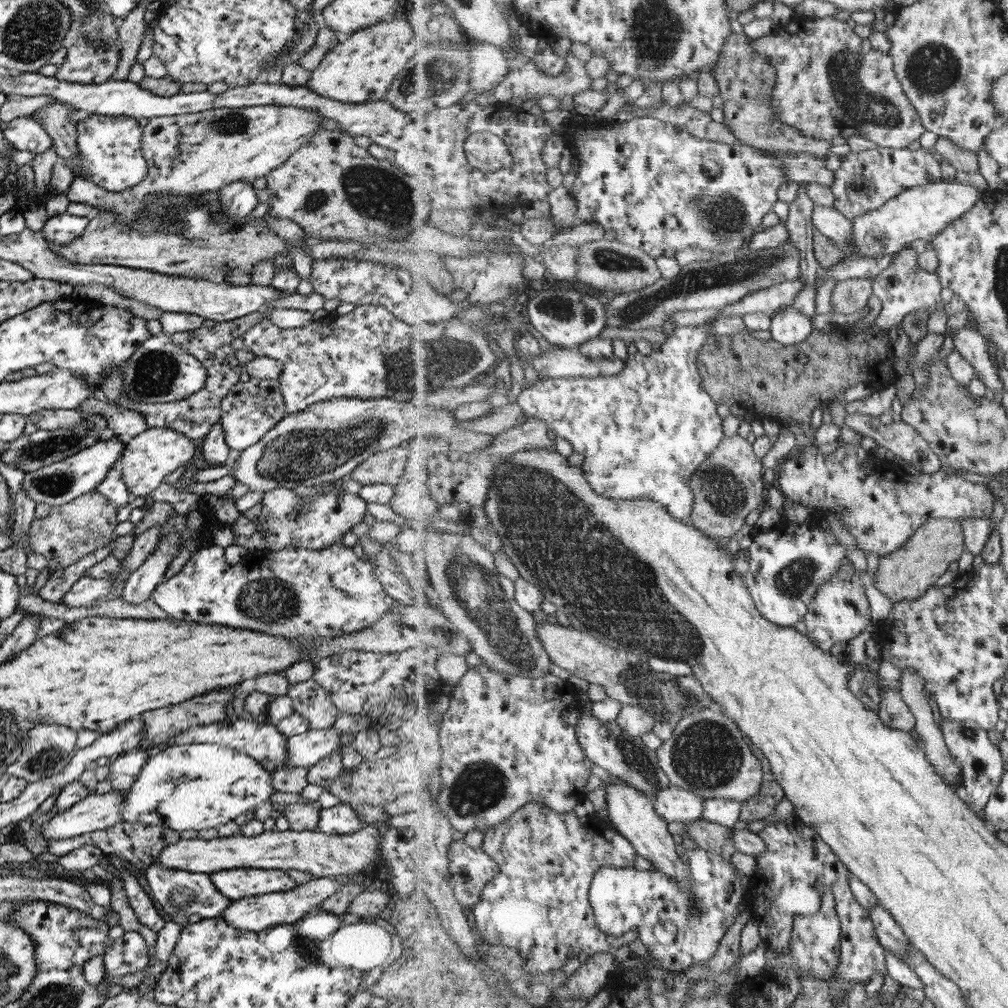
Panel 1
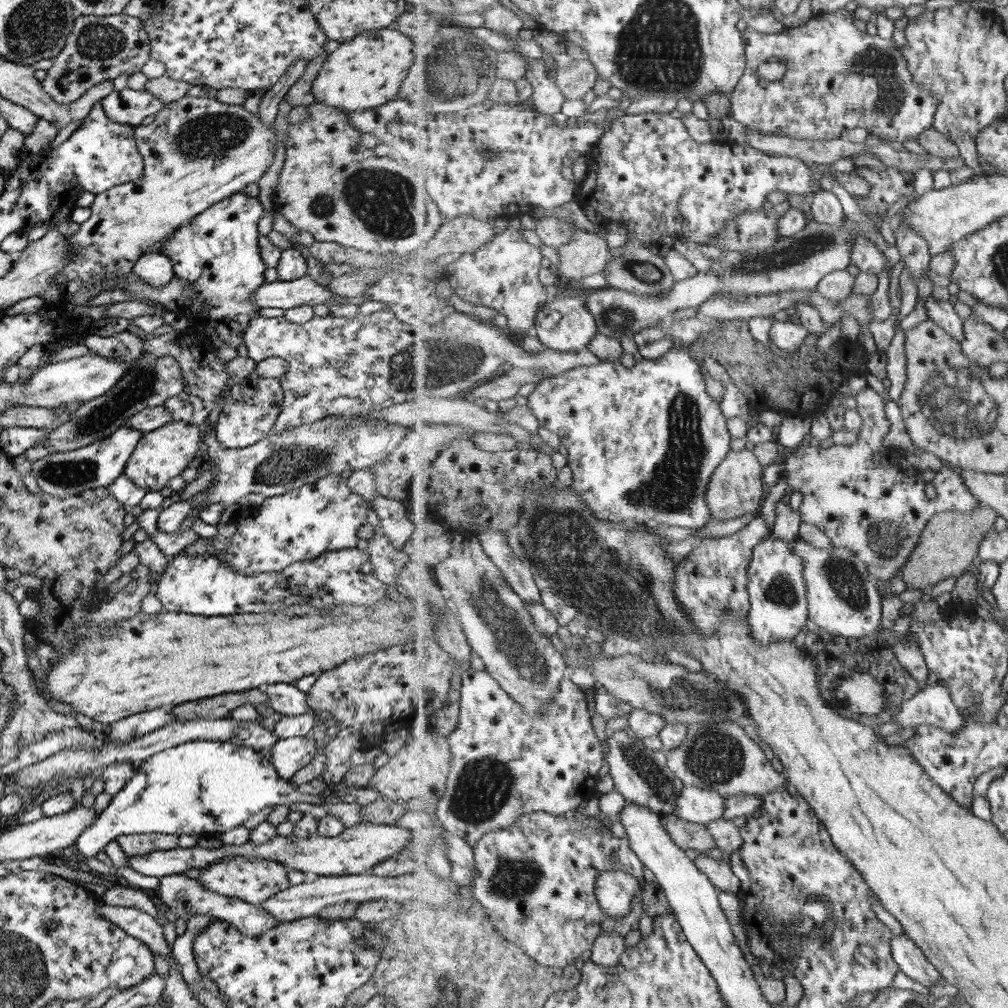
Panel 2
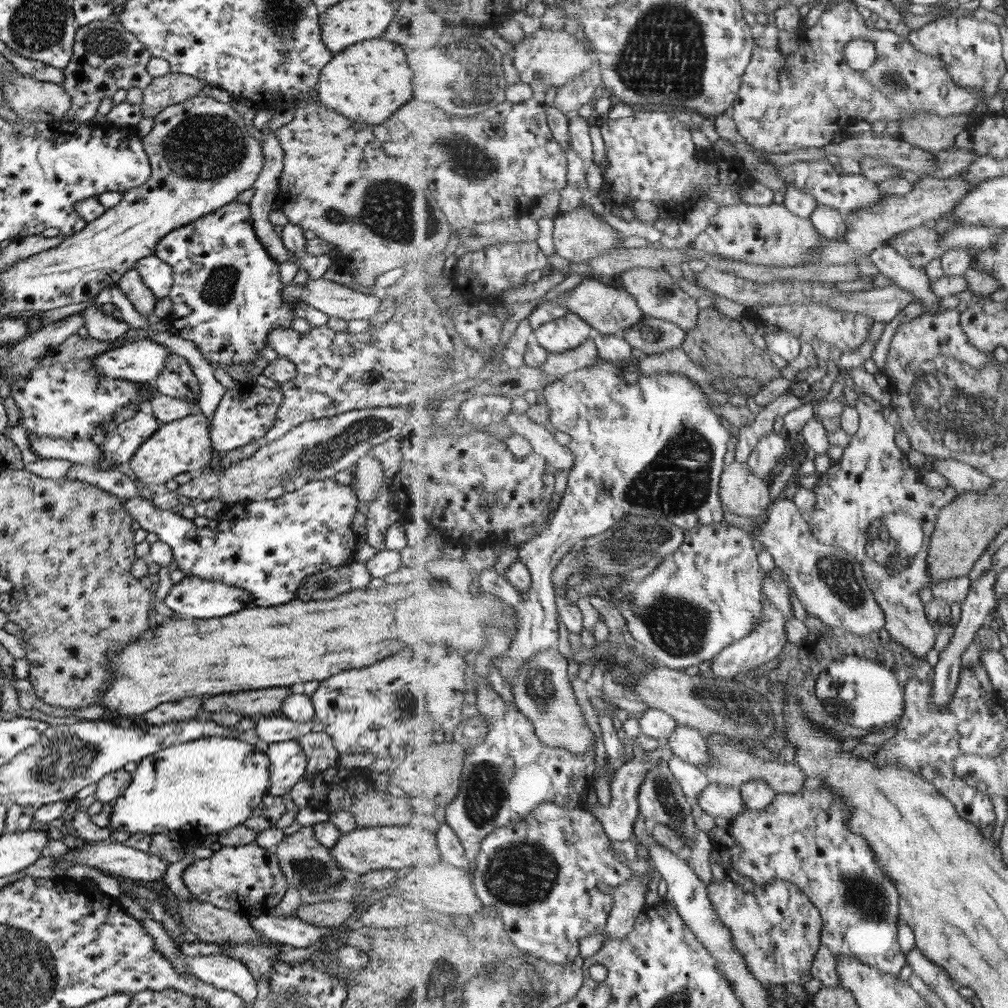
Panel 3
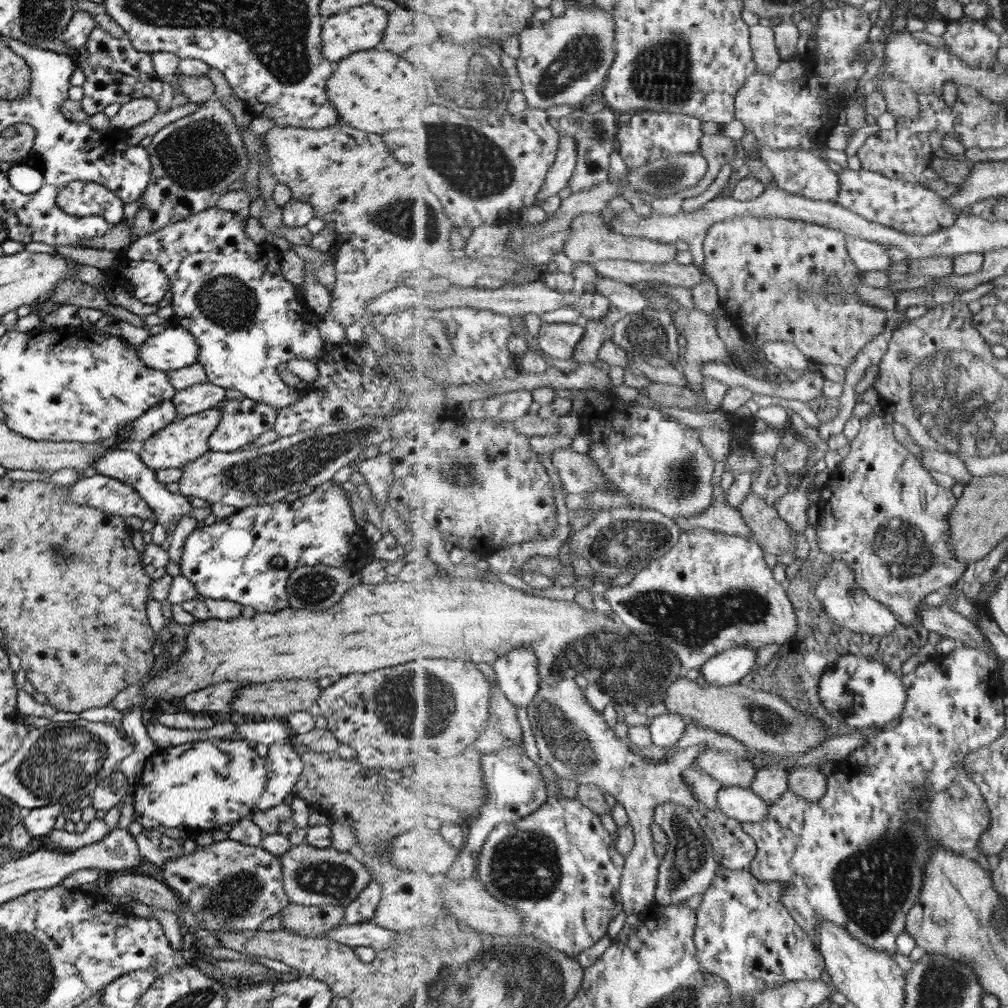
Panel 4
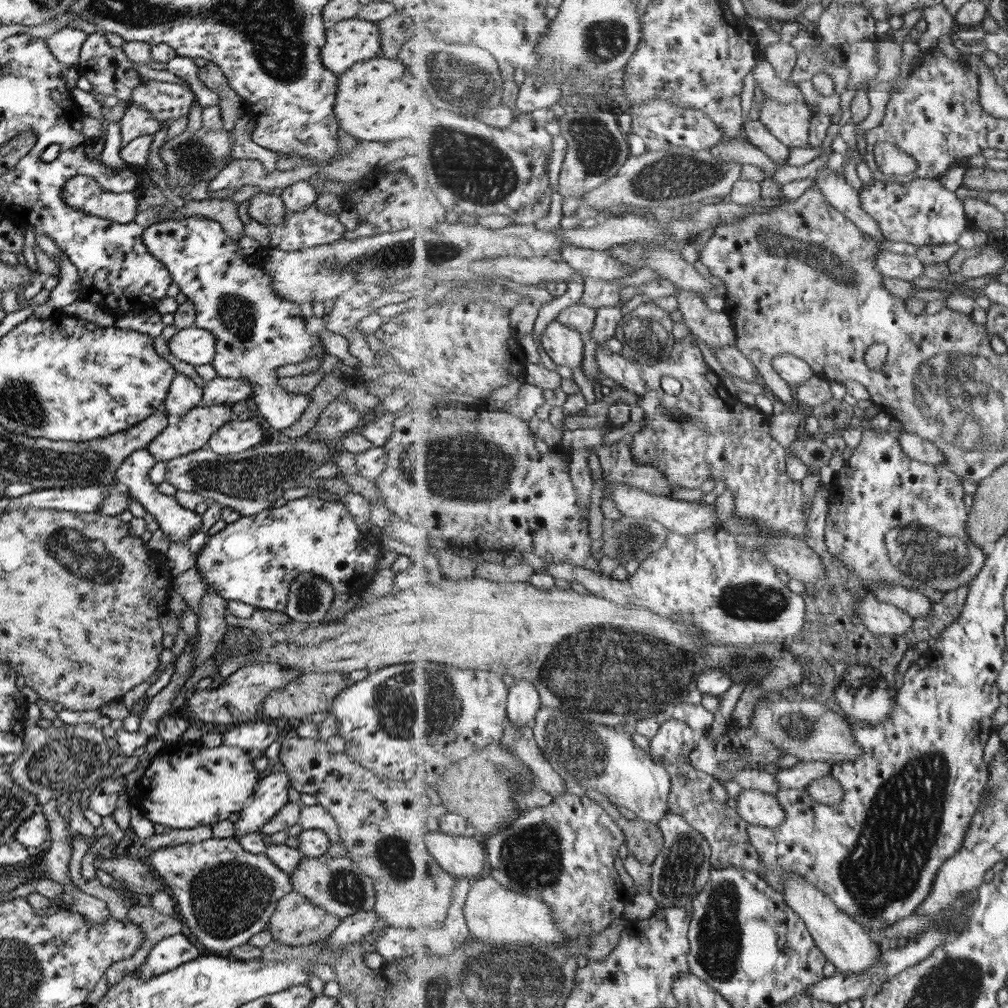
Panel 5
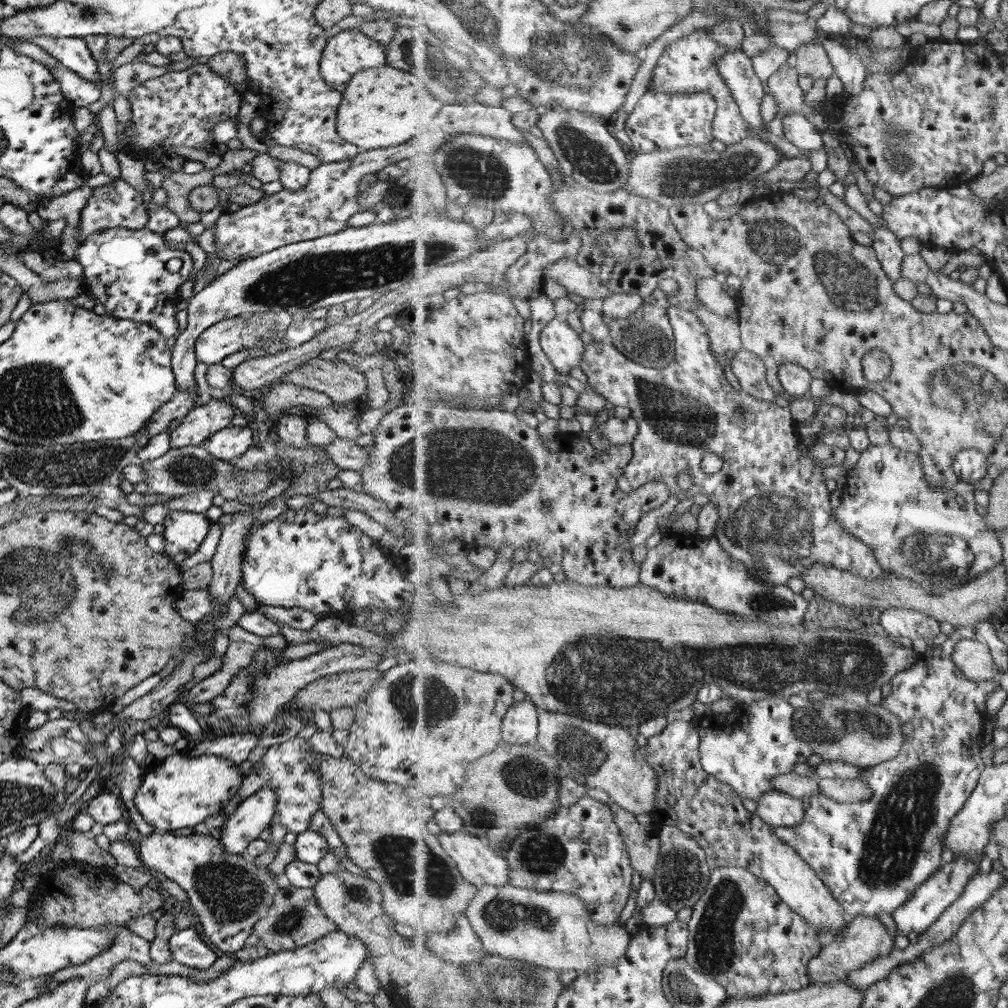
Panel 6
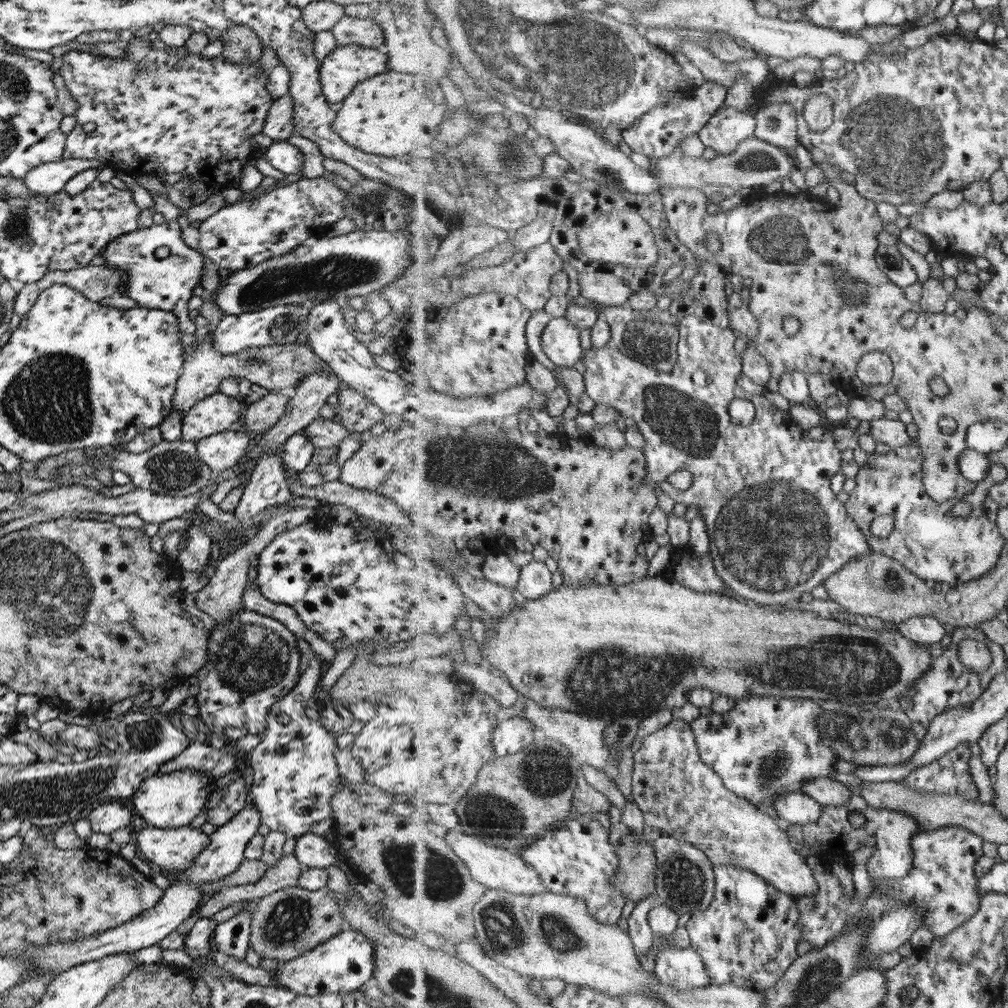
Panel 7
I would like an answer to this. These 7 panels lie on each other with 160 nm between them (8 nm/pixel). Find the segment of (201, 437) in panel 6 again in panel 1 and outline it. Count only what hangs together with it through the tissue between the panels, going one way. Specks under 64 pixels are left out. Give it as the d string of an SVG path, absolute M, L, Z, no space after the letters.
M146 428L141 434L126 441L119 456L120 474L131 497L150 496L165 476L180 466L183 467L193 456L195 448L191 439L172 429Z

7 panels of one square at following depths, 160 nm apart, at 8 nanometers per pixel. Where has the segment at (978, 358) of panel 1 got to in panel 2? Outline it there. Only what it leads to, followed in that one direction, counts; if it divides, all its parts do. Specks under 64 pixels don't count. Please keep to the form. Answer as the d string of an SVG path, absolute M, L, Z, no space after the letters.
M930 295L926 299L924 307L927 310L927 316L942 326L951 336L954 336L961 343L966 339L964 322L955 312L951 302L945 299L935 299Z

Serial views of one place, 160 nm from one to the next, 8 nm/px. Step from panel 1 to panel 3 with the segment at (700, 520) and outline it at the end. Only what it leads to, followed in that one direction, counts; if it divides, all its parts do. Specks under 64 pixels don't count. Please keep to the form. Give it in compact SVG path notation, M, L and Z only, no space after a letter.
M733 462L724 468L720 482L720 494L724 508L748 516L752 520L775 506L771 503L767 481L751 472L749 464Z

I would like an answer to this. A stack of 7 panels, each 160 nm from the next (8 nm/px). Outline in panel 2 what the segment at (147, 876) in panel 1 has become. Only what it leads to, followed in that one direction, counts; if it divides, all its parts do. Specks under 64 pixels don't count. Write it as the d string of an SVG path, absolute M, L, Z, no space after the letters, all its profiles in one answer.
M182 874L159 877L158 879L156 892L158 892L161 902L167 907L167 913L171 918L178 918L181 911L185 911L185 907L189 907L197 915L209 914L216 920L229 922L237 929L237 932L241 932L245 936L259 936L263 932L279 926L279 921L275 921L273 917L259 909L259 906L237 900L237 898L219 896L216 892L203 888L198 879L189 878Z

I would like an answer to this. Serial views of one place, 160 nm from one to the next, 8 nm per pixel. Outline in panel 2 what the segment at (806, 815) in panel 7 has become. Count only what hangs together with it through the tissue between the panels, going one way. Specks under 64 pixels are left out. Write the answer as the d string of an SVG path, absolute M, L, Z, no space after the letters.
M685 786L676 800L674 816L697 824L709 824L723 818L727 796L718 792Z

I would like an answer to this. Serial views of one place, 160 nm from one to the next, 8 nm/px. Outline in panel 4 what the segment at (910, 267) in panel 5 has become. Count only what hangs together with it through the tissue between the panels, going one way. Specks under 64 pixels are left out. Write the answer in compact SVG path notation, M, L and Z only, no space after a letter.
M847 235L847 250L861 271L885 271L894 261L887 247L852 235Z

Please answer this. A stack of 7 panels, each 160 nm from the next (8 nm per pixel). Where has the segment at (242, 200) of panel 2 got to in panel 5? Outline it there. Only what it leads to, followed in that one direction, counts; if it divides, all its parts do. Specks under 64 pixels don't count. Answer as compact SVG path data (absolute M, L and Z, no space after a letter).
M191 216L166 220L159 222L159 224L151 224L151 226L143 230L141 236L141 242L146 248L146 251L151 256L154 256L157 260L159 260L159 262L163 263L163 266L169 271L171 282L173 282L173 284L177 284L179 292L185 296L186 300L190 300L191 304L193 304L195 311L195 316L193 316L193 326L202 328L203 330L208 330L213 335L215 354L211 359L210 365L212 366L214 372L216 372L216 376L221 378L232 378L233 380L244 380L244 382L248 382L248 384L250 384L250 390L252 390L252 398L254 399L257 413L259 414L260 419L265 422L266 427L268 427L271 431L279 432L282 429L294 424L294 422L300 418L303 410L307 408L310 392L305 393L304 395L287 392L284 388L281 388L278 385L278 382L276 381L277 377L275 376L275 369L283 364L297 364L297 362L303 362L303 360L307 360L307 358L311 358L312 356L322 358L326 353L325 349L323 349L323 345L318 341L318 335L312 335L306 331L304 323L305 320L301 314L299 305L296 302L282 299L272 289L272 286L270 285L270 282L272 281L271 277L267 273L264 273L260 267L262 266L262 258L260 257L261 252L258 251L252 255L241 258L240 252L238 251L237 242L232 241L225 233L223 233L221 226L217 222L213 222L213 220L209 220L205 217L196 218Z

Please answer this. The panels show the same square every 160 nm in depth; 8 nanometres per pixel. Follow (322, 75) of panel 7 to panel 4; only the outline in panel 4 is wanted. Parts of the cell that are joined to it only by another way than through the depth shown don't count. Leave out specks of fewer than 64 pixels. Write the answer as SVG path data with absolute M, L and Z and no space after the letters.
M369 3L355 8L347 8L347 10L329 16L325 22L322 22L320 30L320 39L322 40L320 51L323 58L334 64L352 52L376 48L379 46L386 23L387 13Z

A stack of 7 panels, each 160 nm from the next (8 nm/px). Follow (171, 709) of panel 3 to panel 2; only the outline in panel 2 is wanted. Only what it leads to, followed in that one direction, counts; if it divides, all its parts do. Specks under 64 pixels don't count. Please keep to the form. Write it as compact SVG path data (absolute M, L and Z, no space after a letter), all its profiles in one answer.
M155 708L146 712L139 712L110 723L110 730L106 738L122 744L134 738L134 736L143 736L153 732L167 723L173 721L173 715L169 708Z

